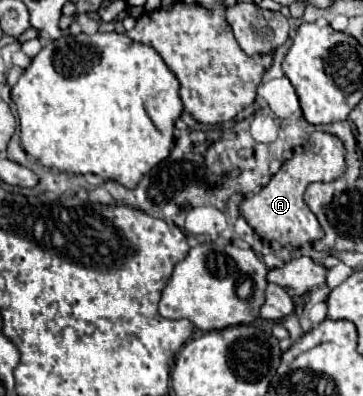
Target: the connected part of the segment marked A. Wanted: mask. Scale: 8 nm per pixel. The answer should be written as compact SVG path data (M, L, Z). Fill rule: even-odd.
M314 132L308 138L308 144L300 152L296 152L290 160L286 160L282 168L270 178L270 182L258 194L250 194L242 200L240 204L242 216L264 240L278 240L282 246L300 248L306 242L320 240L324 230L320 228L310 208L304 204L302 194L306 186L312 182L332 182L340 178L346 170L344 154L346 150L340 138L326 132Z

